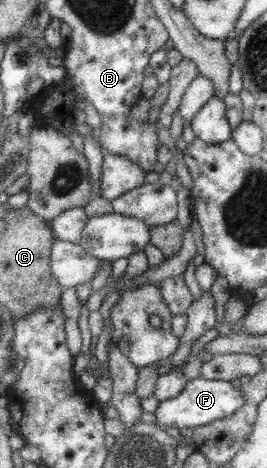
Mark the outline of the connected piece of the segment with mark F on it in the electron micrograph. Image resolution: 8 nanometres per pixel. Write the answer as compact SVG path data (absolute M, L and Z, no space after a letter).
M196 379L189 380L184 389L173 399L159 402L153 411L156 424L159 427L173 426L179 428L195 428L211 423L220 418L230 417L241 405L245 405L245 398L241 396L240 389L235 389L227 381Z

